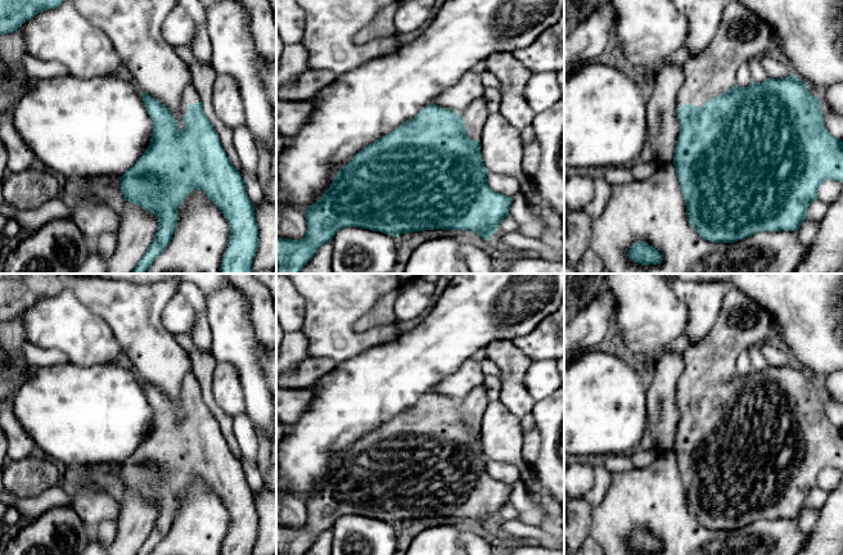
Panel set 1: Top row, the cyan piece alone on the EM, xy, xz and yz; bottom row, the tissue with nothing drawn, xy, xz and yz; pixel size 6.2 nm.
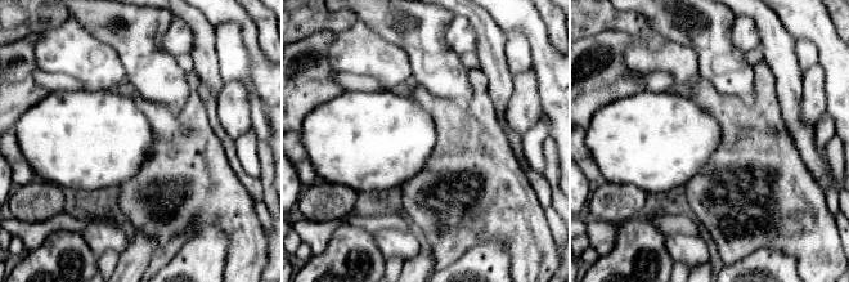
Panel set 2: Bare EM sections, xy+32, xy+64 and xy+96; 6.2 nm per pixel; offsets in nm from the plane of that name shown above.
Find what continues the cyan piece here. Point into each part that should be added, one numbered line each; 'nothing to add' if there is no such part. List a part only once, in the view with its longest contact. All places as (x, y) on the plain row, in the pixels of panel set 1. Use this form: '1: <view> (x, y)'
1: yz (742, 323)

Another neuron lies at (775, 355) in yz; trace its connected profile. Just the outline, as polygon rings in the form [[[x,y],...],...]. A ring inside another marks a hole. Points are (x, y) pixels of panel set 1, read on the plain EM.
[[[762,343],[759,346],[759,357],[770,366],[785,366],[794,362],[789,351],[779,343]]]

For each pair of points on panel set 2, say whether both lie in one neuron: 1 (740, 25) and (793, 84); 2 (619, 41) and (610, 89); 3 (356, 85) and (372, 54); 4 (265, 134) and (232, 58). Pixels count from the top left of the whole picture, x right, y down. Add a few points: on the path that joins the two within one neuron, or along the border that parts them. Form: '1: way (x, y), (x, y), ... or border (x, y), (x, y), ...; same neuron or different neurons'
1: border (749, 18), (754, 22), (758, 31), (760, 46); different neurons
2: way (615, 53), (610, 66), (610, 77); same neuron
3: border (335, 71), (371, 75), (378, 81), (380, 89); different neurons
4: way (257, 115), (251, 89), (245, 77); same neuron

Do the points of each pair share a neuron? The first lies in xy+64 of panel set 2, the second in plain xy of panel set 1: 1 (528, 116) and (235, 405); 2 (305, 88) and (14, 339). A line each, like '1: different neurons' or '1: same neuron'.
1: same neuron
2: same neuron

